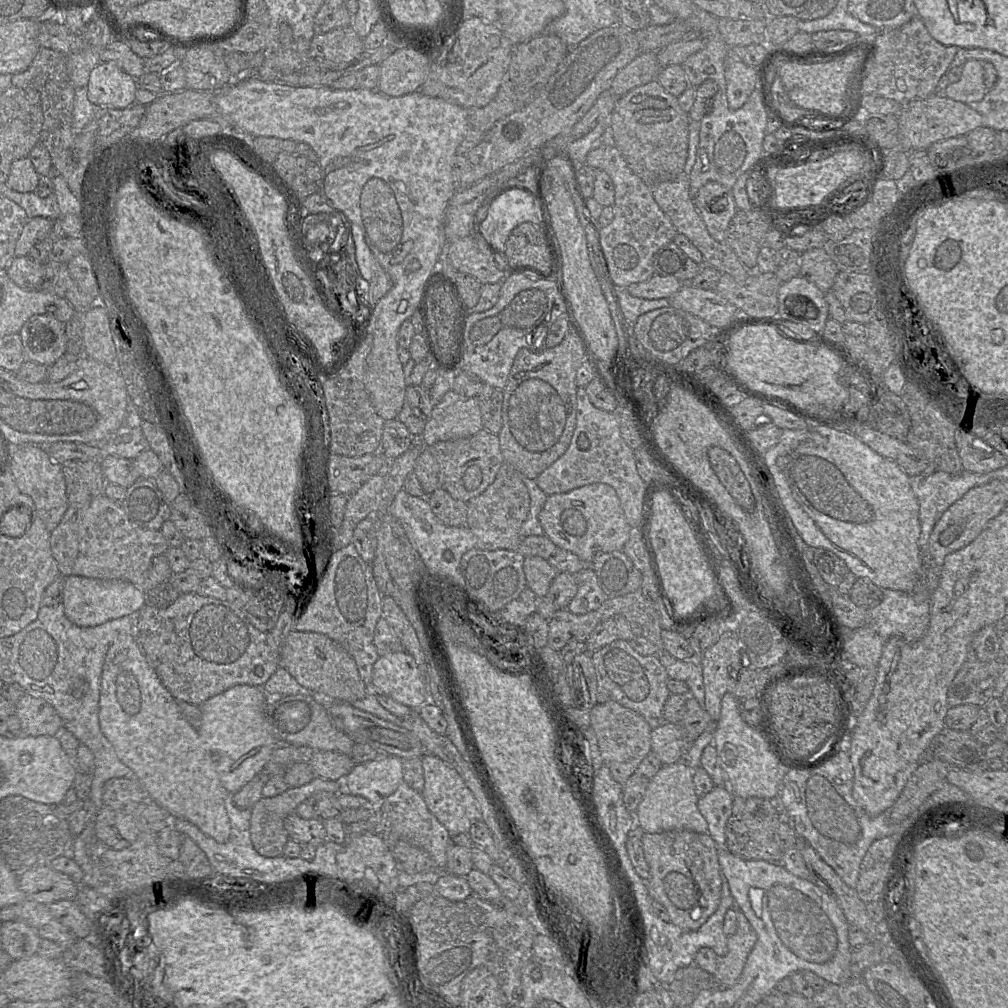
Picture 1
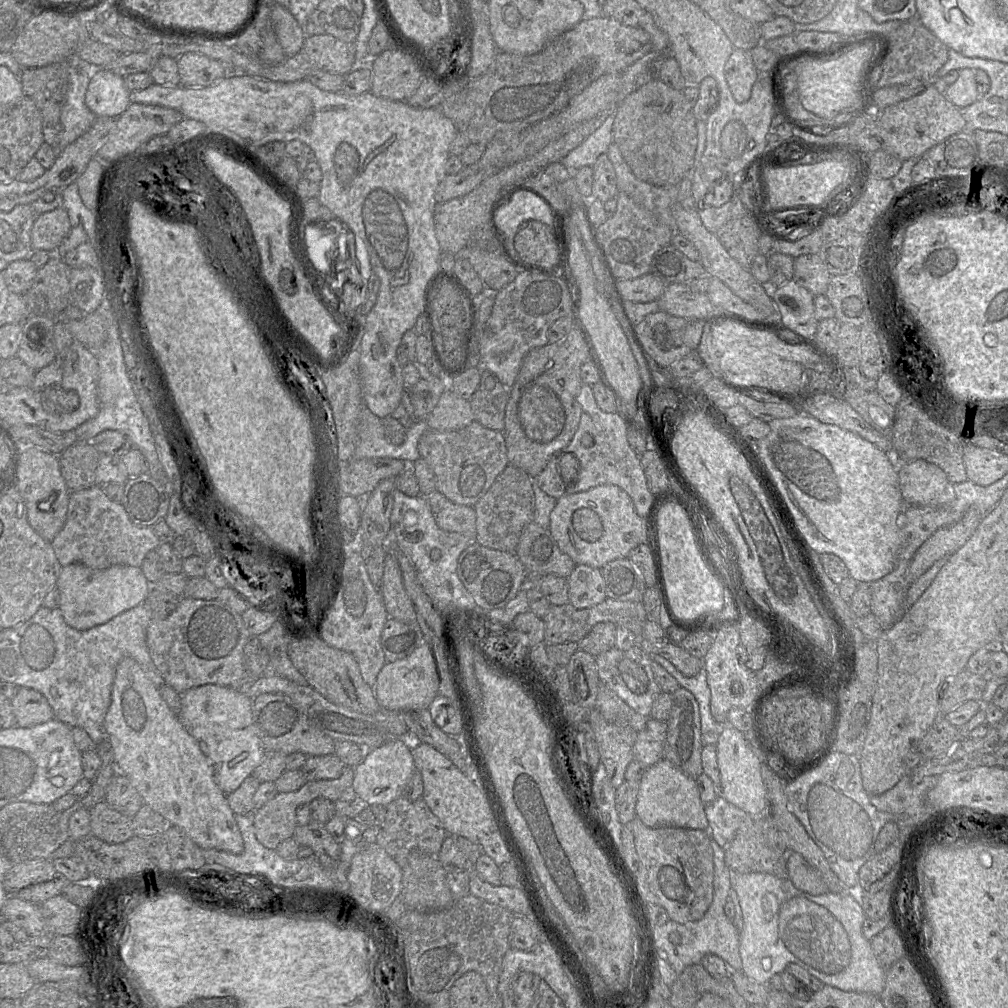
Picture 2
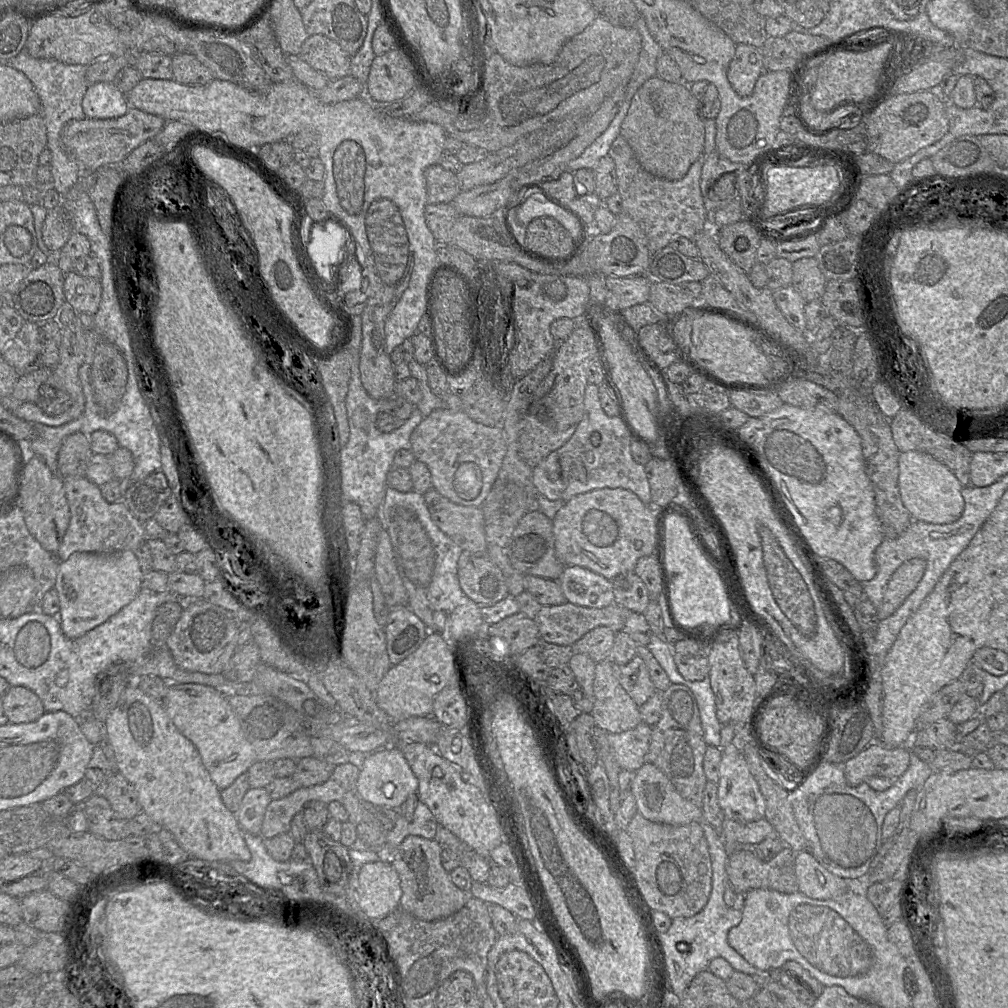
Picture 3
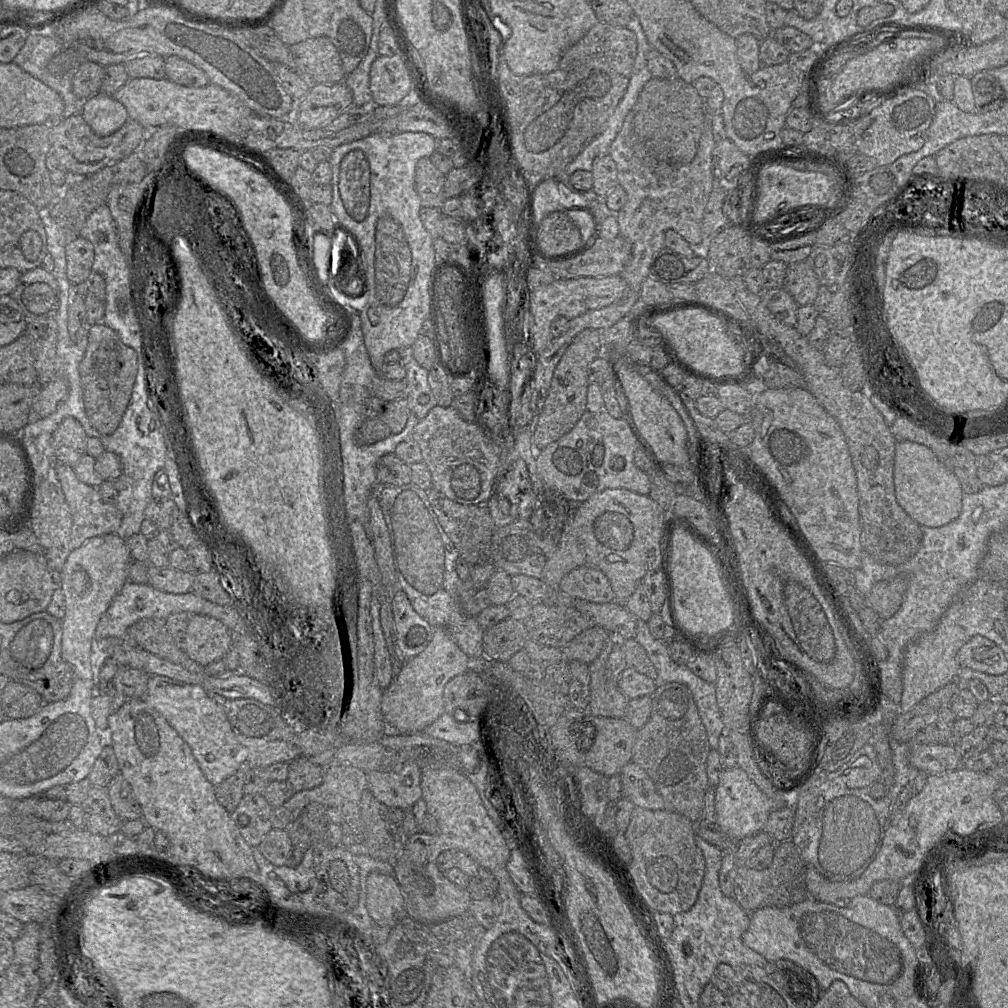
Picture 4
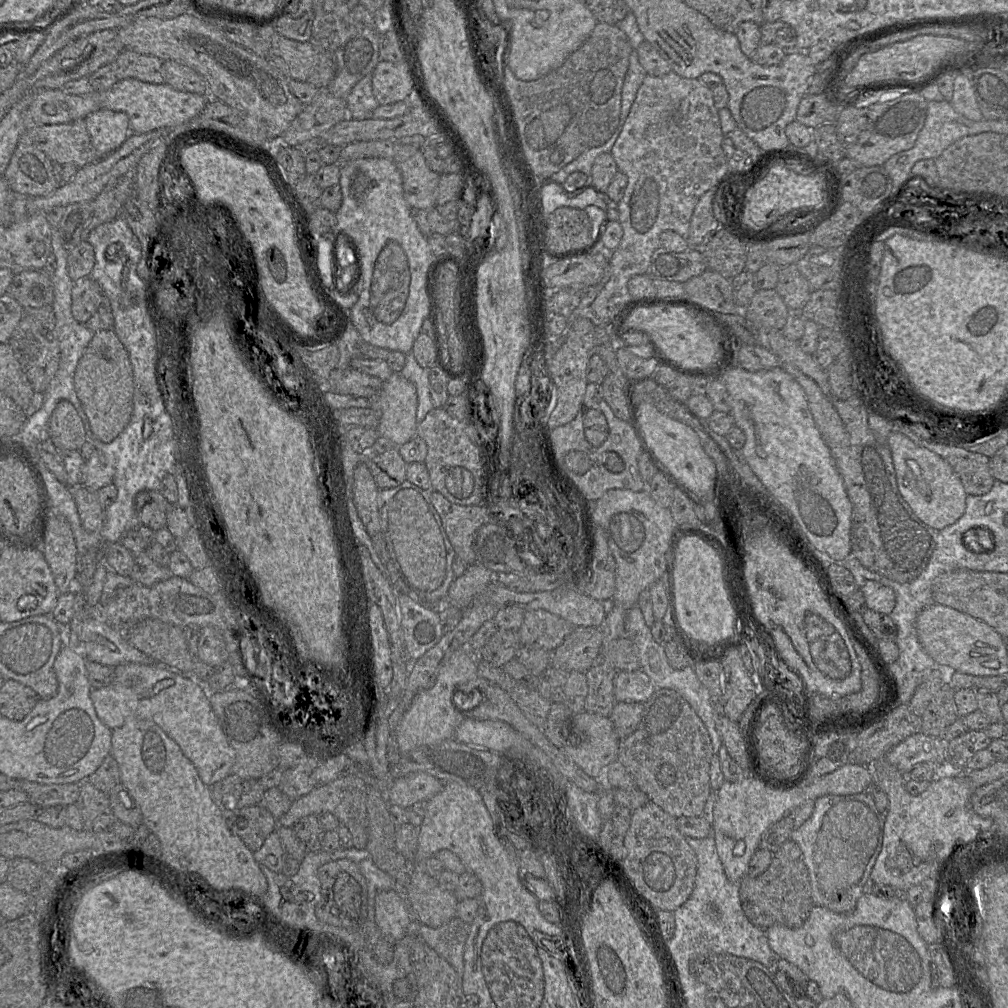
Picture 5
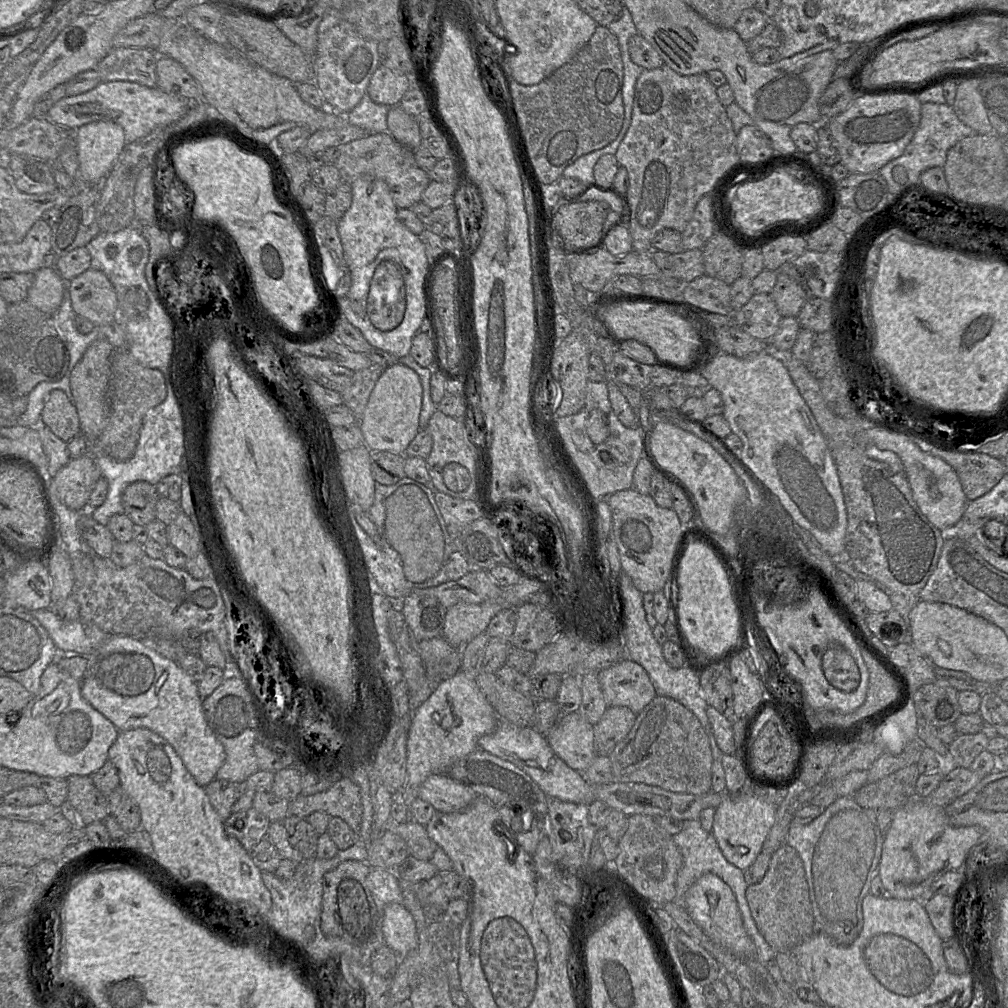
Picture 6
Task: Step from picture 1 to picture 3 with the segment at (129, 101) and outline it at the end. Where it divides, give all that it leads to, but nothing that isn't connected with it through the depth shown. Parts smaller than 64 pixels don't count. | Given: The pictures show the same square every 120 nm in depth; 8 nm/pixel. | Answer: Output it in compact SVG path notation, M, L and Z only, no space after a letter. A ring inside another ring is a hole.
M98 82L88 86L82 100L87 118L110 119L123 116L130 106L127 97L111 82Z

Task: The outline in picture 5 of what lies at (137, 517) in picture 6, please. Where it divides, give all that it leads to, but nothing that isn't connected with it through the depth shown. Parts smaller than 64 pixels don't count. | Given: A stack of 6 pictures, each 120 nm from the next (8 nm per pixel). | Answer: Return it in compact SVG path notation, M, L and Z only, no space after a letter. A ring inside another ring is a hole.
M143 490L136 494L134 507L140 520L153 531L166 527L169 502L158 490Z

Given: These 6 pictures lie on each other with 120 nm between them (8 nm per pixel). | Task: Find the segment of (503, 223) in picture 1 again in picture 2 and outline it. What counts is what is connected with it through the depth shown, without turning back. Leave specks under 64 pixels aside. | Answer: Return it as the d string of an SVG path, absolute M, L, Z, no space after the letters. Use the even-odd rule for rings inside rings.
M520 190L496 211L495 223L505 235L507 247L514 250L514 237L524 221L537 220L558 229L560 218L557 210L532 191Z

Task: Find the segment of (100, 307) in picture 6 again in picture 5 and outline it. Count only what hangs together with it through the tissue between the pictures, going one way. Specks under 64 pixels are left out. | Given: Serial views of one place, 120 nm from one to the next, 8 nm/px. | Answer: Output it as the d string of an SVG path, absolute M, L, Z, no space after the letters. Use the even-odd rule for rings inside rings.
M90 276L74 282L71 312L74 319L85 324L97 312L102 289Z

